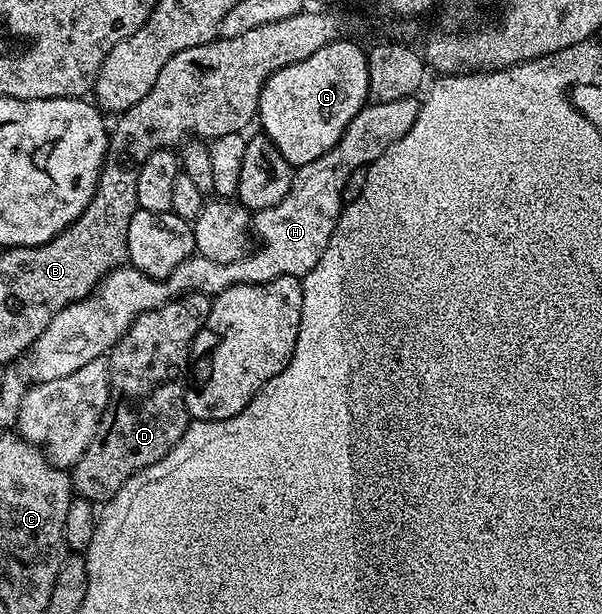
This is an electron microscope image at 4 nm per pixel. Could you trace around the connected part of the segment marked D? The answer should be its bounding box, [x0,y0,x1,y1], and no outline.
[69,300,203,504]

